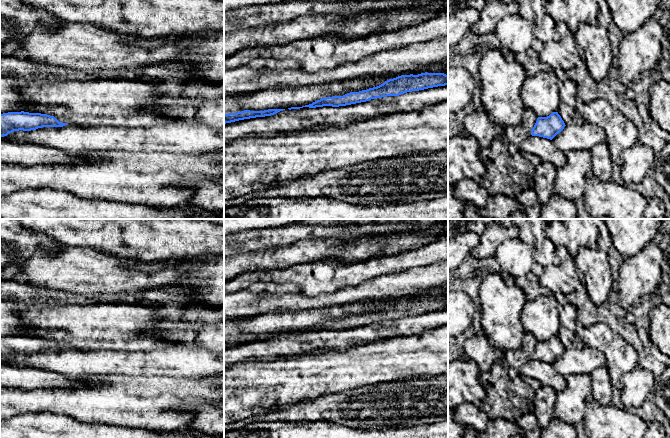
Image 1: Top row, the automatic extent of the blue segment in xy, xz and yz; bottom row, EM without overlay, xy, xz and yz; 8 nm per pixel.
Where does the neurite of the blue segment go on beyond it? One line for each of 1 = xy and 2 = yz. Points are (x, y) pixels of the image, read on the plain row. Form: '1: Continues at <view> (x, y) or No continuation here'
1: No continuation here
2: No continuation here

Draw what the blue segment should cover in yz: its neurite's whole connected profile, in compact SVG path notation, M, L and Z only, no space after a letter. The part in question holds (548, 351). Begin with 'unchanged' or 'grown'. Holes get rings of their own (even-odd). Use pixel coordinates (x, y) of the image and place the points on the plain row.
unchanged; M553 336L547 341L537 342L535 349L531 354L531 359L552 364L565 350L566 349L558 336Z

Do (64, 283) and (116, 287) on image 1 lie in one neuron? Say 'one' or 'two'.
one

